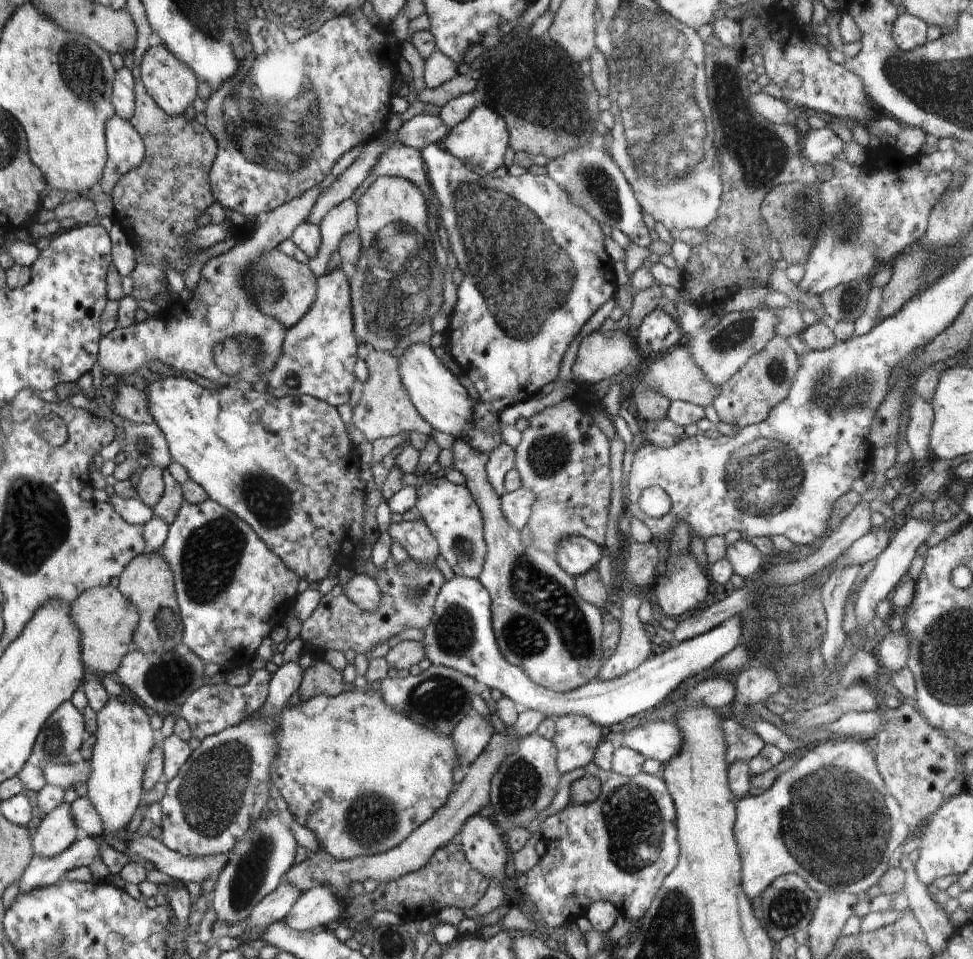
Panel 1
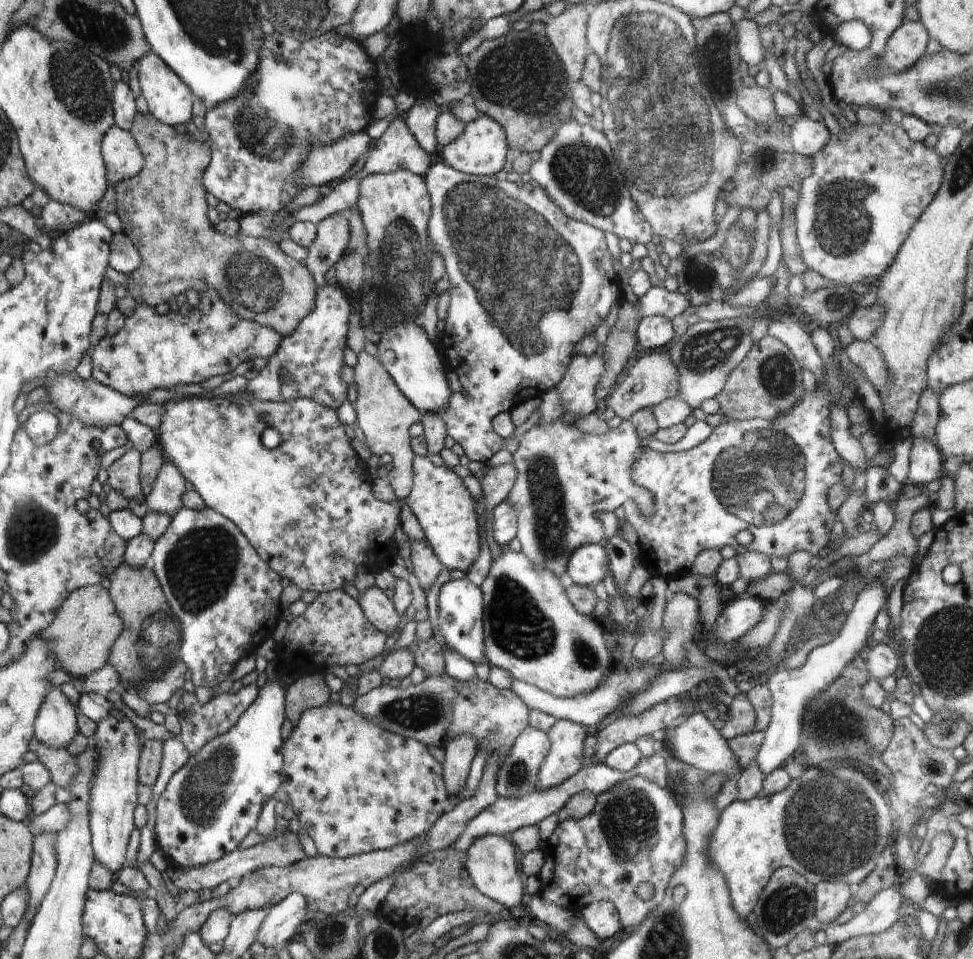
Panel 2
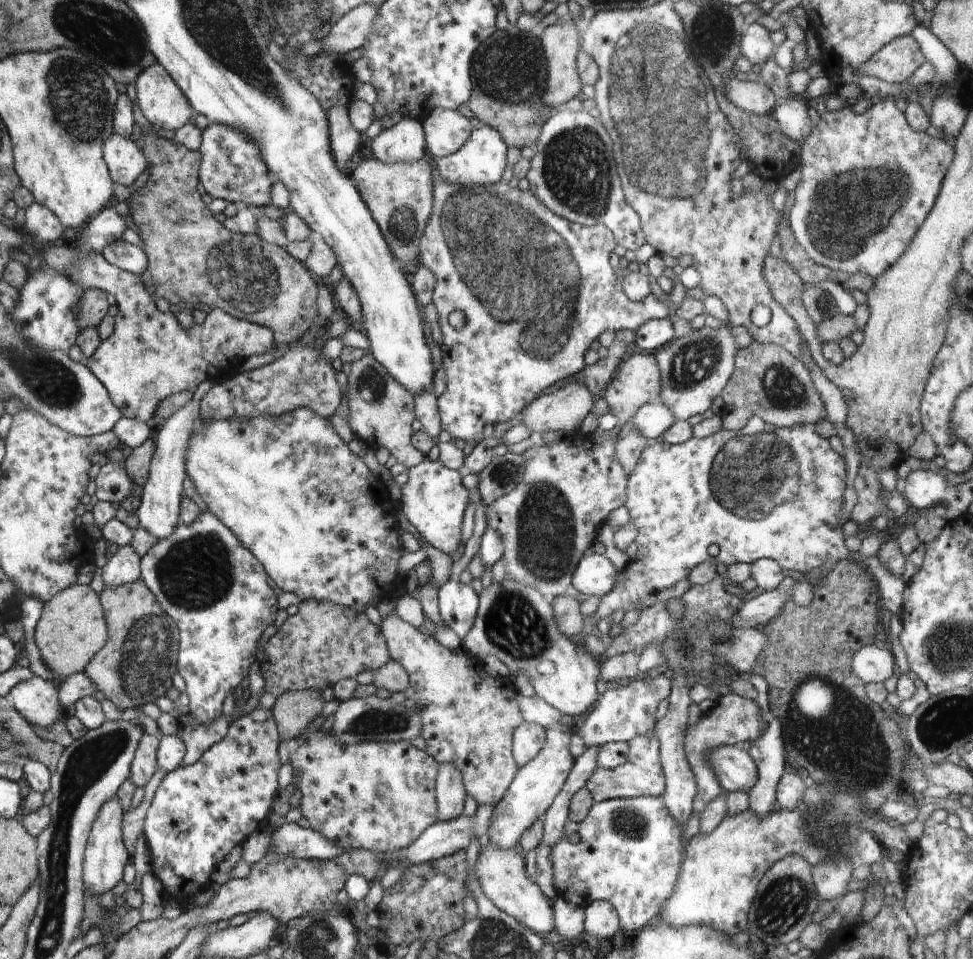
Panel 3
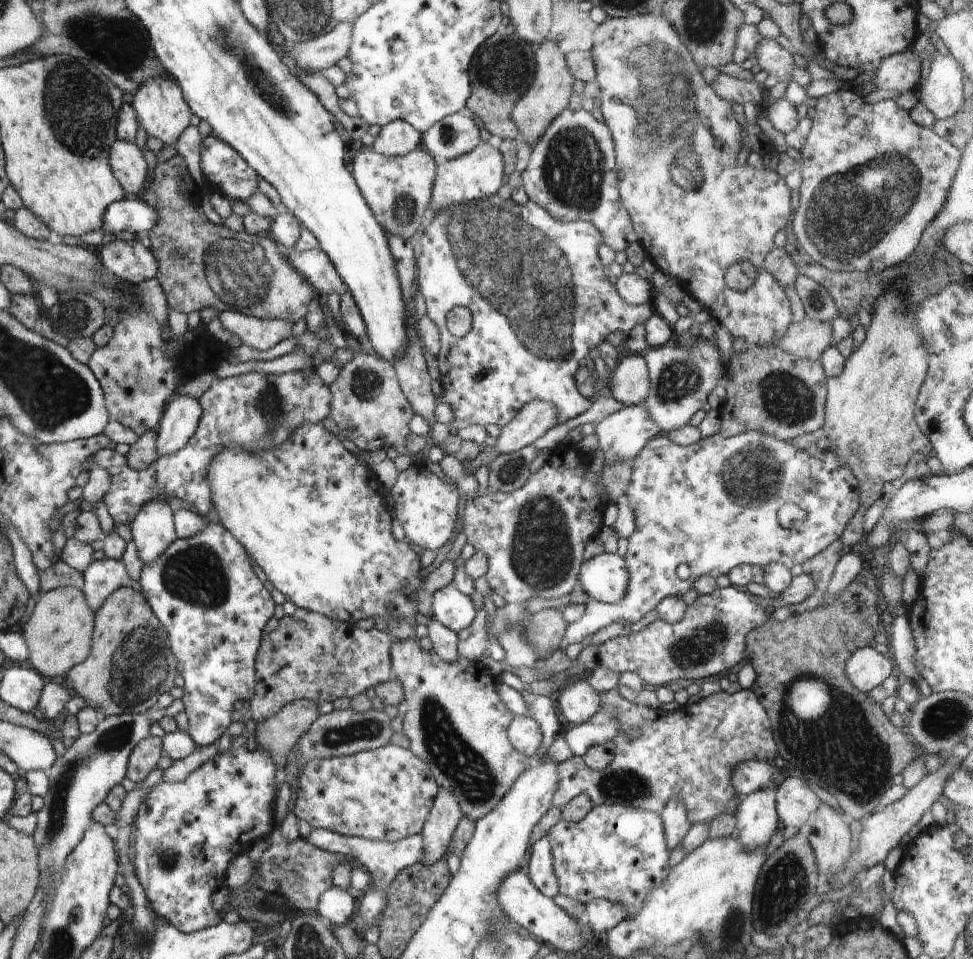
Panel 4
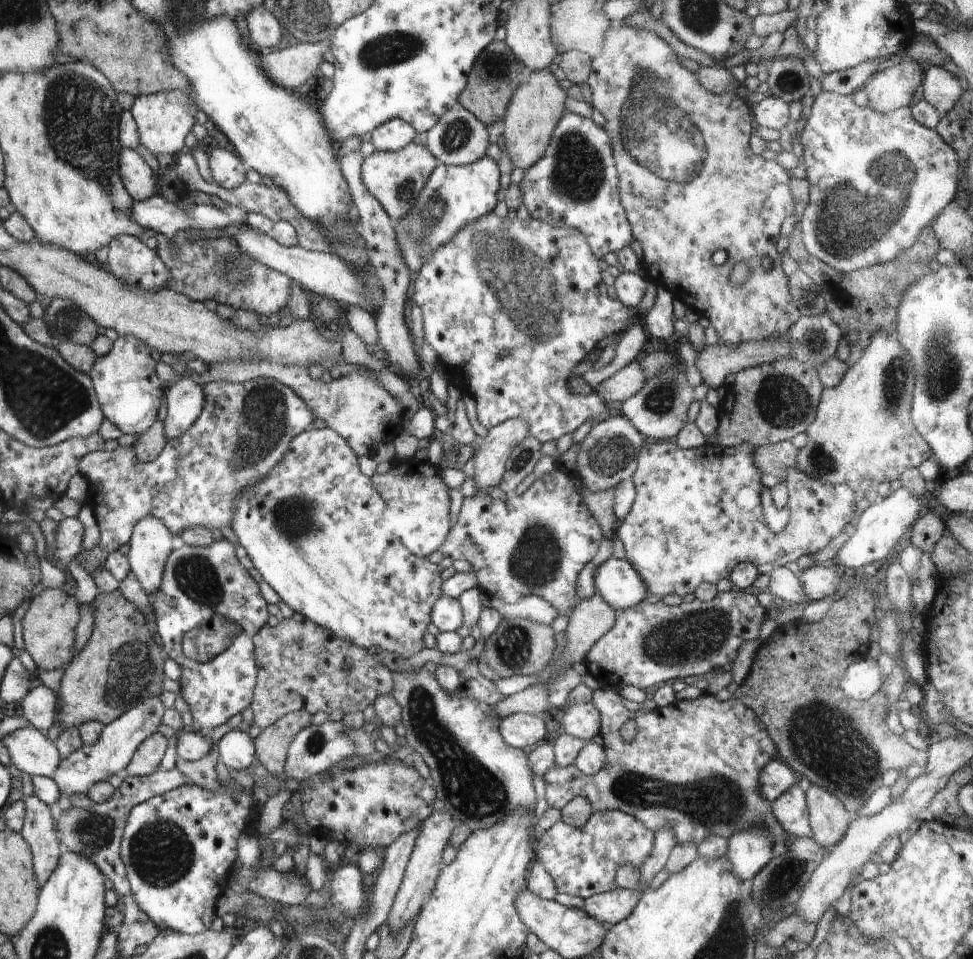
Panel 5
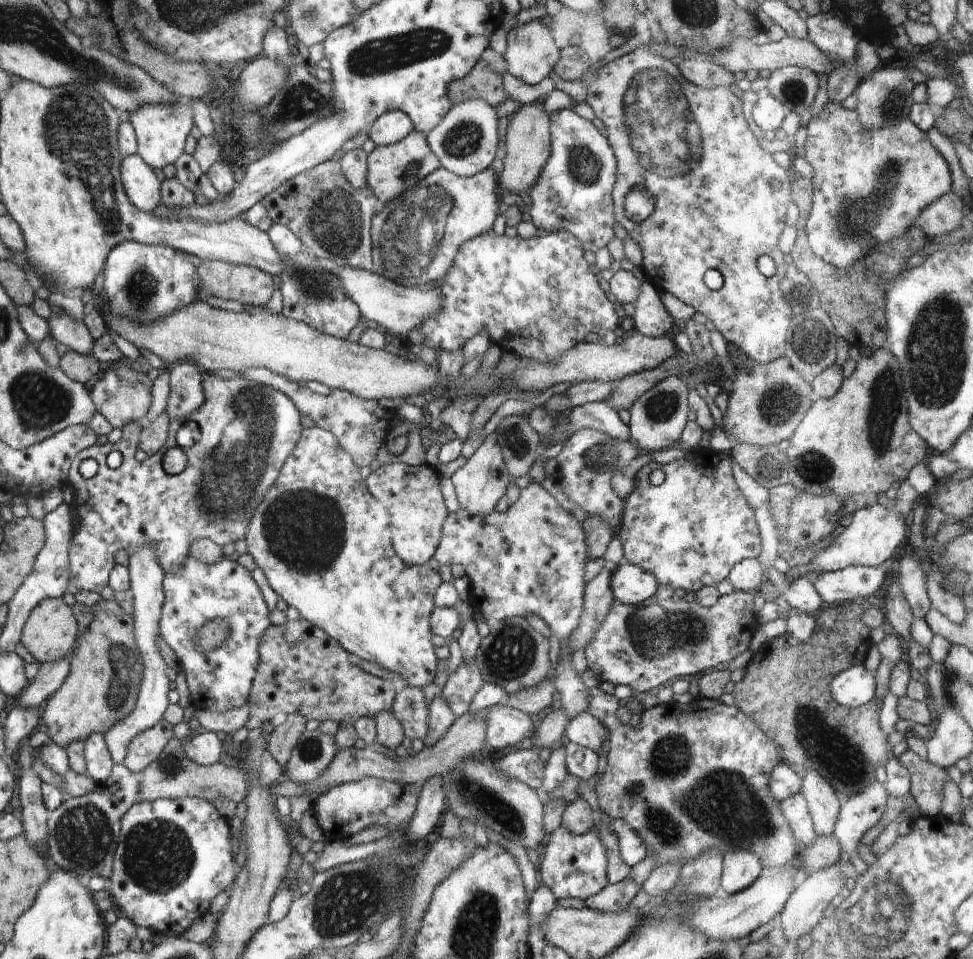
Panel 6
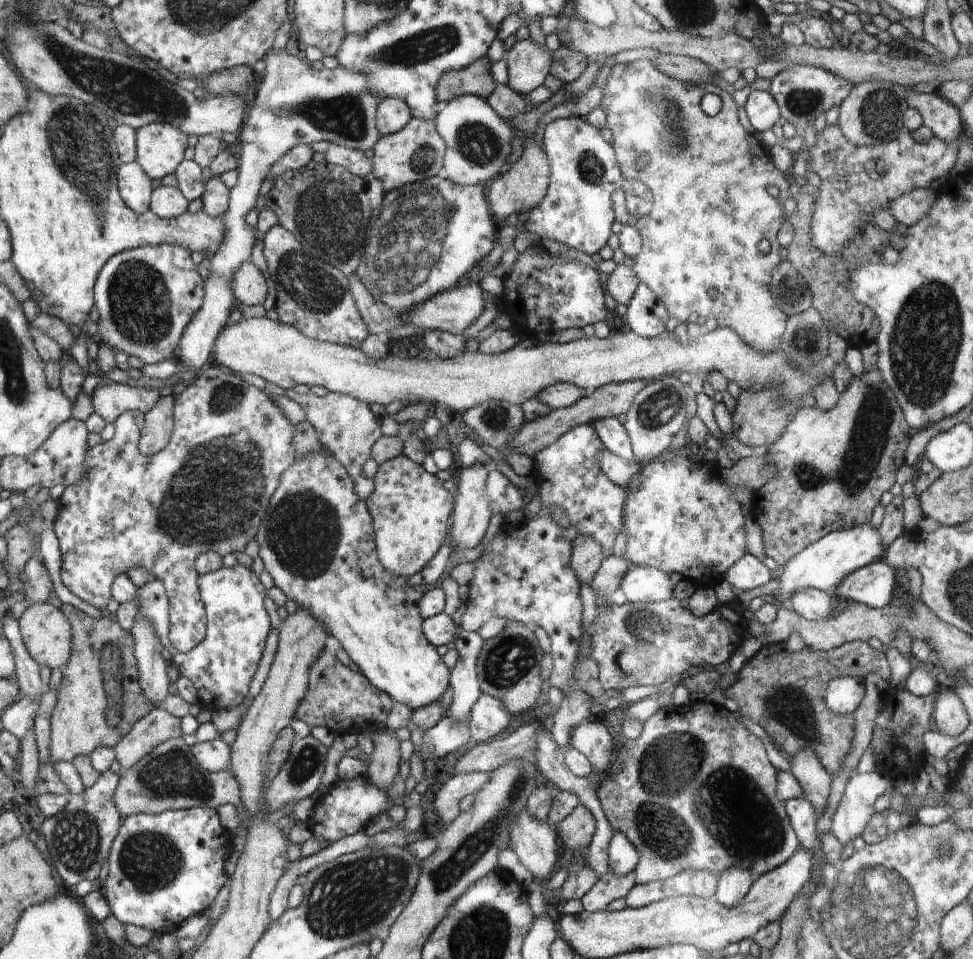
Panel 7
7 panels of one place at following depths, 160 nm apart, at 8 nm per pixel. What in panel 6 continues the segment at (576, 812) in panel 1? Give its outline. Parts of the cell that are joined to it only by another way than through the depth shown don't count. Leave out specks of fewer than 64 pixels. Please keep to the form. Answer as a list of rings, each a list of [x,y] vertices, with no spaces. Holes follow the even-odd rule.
[[[622,818],[610,819],[610,830],[616,834],[618,846],[620,846],[620,856],[628,866],[635,866],[646,858],[647,850],[642,838]],[[595,827],[586,834],[572,835],[564,828],[552,832],[543,846],[540,857],[540,876],[538,881],[546,886],[555,900],[580,898],[585,900],[602,891],[609,884],[607,880],[606,848],[600,842],[600,834]]]

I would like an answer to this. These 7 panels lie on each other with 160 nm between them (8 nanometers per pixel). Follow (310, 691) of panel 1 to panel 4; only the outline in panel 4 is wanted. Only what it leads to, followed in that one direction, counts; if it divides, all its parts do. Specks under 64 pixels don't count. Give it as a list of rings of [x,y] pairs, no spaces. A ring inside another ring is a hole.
[[[297,700],[284,706],[272,718],[257,724],[254,742],[266,748],[278,768],[285,768],[287,757],[310,726],[317,721],[319,706],[310,700]]]

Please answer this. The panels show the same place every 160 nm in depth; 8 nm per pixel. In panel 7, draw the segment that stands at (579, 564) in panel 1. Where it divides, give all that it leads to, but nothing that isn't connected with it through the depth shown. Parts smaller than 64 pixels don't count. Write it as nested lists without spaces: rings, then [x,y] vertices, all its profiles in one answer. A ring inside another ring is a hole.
[[[632,565],[622,578],[619,589],[627,603],[656,603],[672,598],[673,586],[668,574],[658,568]]]

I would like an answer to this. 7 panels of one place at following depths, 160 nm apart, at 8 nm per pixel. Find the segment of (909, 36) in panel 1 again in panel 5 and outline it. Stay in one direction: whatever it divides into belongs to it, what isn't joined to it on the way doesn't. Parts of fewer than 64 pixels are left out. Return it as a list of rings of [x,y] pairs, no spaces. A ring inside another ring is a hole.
[[[902,58],[894,66],[872,75],[862,90],[869,98],[868,106],[884,114],[898,107],[911,106],[911,98],[920,84],[923,84],[920,63]]]

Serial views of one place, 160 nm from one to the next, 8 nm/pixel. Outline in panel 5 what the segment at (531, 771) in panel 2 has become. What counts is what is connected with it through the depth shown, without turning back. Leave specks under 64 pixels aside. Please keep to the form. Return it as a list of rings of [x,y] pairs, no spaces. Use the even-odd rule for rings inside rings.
[[[512,713],[504,716],[499,724],[504,742],[517,749],[534,746],[540,740],[550,738],[541,714]]]

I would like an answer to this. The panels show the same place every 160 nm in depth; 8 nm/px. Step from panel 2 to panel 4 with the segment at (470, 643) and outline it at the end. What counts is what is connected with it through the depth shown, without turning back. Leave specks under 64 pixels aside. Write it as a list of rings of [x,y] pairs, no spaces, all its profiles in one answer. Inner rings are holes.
[[[454,584],[438,590],[432,596],[432,617],[458,634],[469,628],[476,618],[477,608],[471,598],[466,598]]]

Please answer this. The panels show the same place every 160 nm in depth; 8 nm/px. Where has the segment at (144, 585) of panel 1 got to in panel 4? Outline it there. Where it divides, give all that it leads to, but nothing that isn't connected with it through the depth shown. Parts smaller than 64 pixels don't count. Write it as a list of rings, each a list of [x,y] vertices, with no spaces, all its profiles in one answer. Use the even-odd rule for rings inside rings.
[[[116,588],[100,606],[94,618],[93,642],[90,655],[85,662],[74,666],[66,674],[77,696],[80,696],[90,708],[99,708],[99,712],[108,716],[126,714],[146,714],[150,706],[156,704],[160,694],[170,692],[177,674],[177,658],[170,650],[169,634],[165,626],[158,622],[144,595],[132,588]]]

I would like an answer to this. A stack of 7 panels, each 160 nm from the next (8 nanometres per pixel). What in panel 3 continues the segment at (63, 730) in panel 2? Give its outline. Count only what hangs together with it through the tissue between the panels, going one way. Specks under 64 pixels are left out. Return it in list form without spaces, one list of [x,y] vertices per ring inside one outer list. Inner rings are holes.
[[[38,675],[18,683],[9,692],[16,710],[31,725],[50,728],[62,720],[62,706],[58,689],[53,682]]]

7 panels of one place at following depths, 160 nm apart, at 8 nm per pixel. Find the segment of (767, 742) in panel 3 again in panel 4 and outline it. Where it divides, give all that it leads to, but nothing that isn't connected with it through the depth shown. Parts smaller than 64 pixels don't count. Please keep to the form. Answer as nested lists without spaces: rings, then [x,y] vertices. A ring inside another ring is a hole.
[[[768,786],[741,798],[734,816],[735,837],[748,850],[758,846],[769,846],[777,840],[780,822],[776,810],[777,786]]]

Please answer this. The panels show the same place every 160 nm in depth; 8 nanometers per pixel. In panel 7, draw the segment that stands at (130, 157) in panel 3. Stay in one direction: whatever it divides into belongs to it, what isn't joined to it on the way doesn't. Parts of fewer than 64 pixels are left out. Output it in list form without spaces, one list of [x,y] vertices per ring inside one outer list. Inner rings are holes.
[[[137,161],[119,166],[117,186],[122,202],[130,207],[130,210],[136,214],[146,213],[152,194],[152,182]]]

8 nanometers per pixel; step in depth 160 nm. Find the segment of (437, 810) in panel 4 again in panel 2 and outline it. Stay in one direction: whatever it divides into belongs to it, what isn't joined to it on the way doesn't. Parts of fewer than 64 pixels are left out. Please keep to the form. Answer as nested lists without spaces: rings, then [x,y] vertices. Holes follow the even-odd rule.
[[[459,734],[444,746],[443,781],[452,798],[466,784],[472,759],[477,755],[477,742],[469,734]]]

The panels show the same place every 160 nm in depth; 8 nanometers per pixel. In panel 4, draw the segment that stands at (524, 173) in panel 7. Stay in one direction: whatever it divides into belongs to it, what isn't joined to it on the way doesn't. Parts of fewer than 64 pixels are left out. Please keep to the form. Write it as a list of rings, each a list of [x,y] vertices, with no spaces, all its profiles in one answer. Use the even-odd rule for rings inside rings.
[[[549,39],[544,40],[536,49],[536,73],[533,84],[527,89],[524,96],[518,98],[512,112],[510,112],[510,118],[520,132],[518,140],[521,142],[534,146],[538,142],[538,138],[542,138],[542,134],[548,130],[548,126],[552,124],[554,118],[569,108],[575,79],[570,74],[564,58],[565,54],[558,48],[558,44]]]

